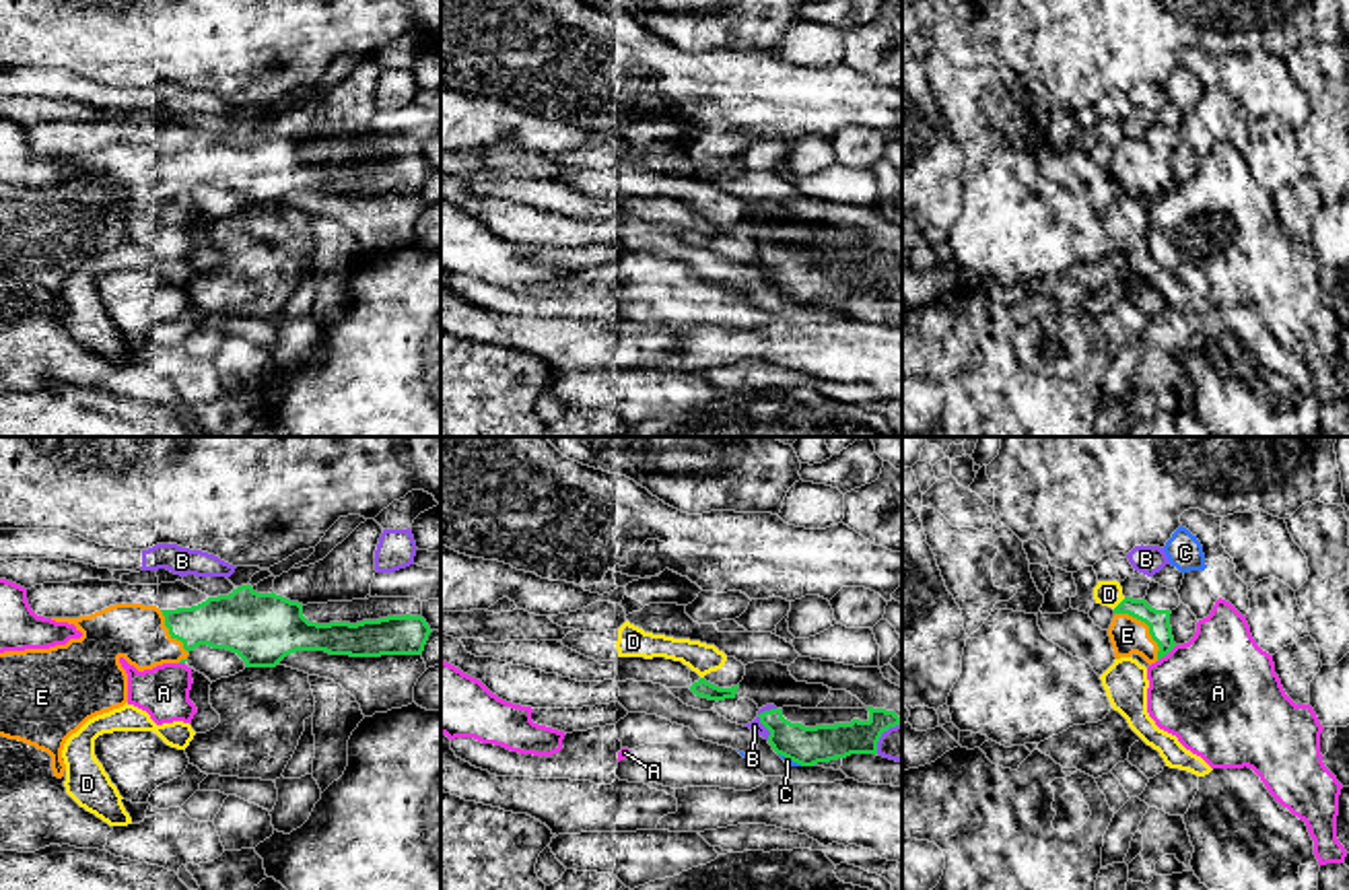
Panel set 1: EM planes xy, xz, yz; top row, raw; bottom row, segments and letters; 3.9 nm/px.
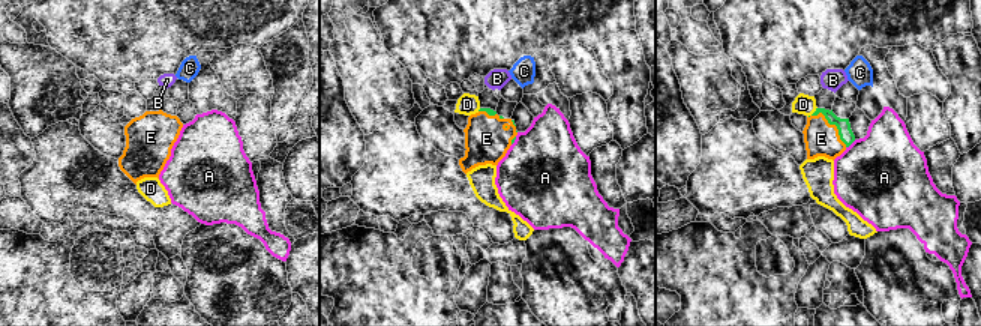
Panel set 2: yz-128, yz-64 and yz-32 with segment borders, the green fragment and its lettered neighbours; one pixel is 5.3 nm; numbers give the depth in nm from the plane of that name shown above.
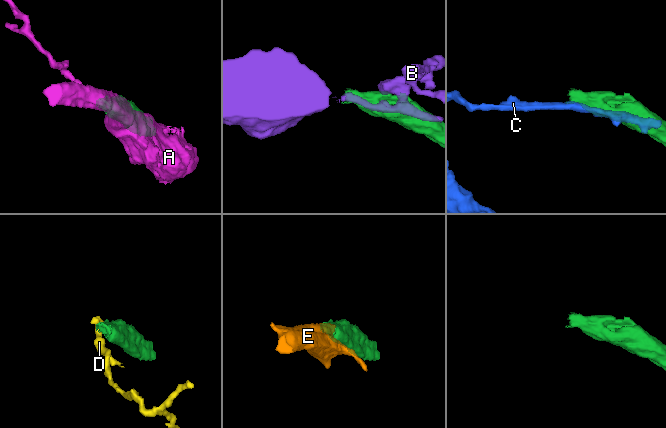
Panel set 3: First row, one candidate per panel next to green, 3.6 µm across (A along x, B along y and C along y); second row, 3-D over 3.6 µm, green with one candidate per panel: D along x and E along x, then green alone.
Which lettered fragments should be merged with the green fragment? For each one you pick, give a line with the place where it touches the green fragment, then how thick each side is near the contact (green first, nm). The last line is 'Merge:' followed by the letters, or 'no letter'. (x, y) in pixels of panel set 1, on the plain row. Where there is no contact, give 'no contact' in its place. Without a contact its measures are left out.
E: meets green in yz at (1148, 163); 90 nm thick on the green side, 140 nm on the other
Merge: E

